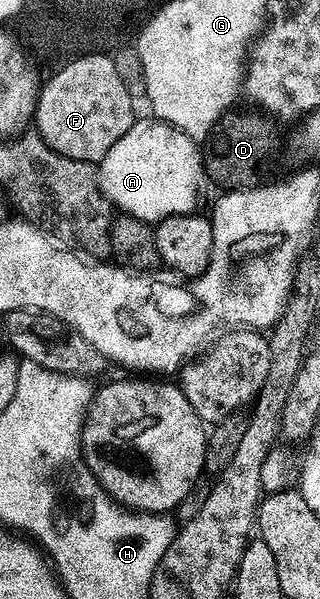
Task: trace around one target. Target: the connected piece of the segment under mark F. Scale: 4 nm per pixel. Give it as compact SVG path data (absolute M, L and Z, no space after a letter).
M94 51L70 61L37 94L36 131L65 157L99 163L130 127L136 112L130 89L113 56Z

